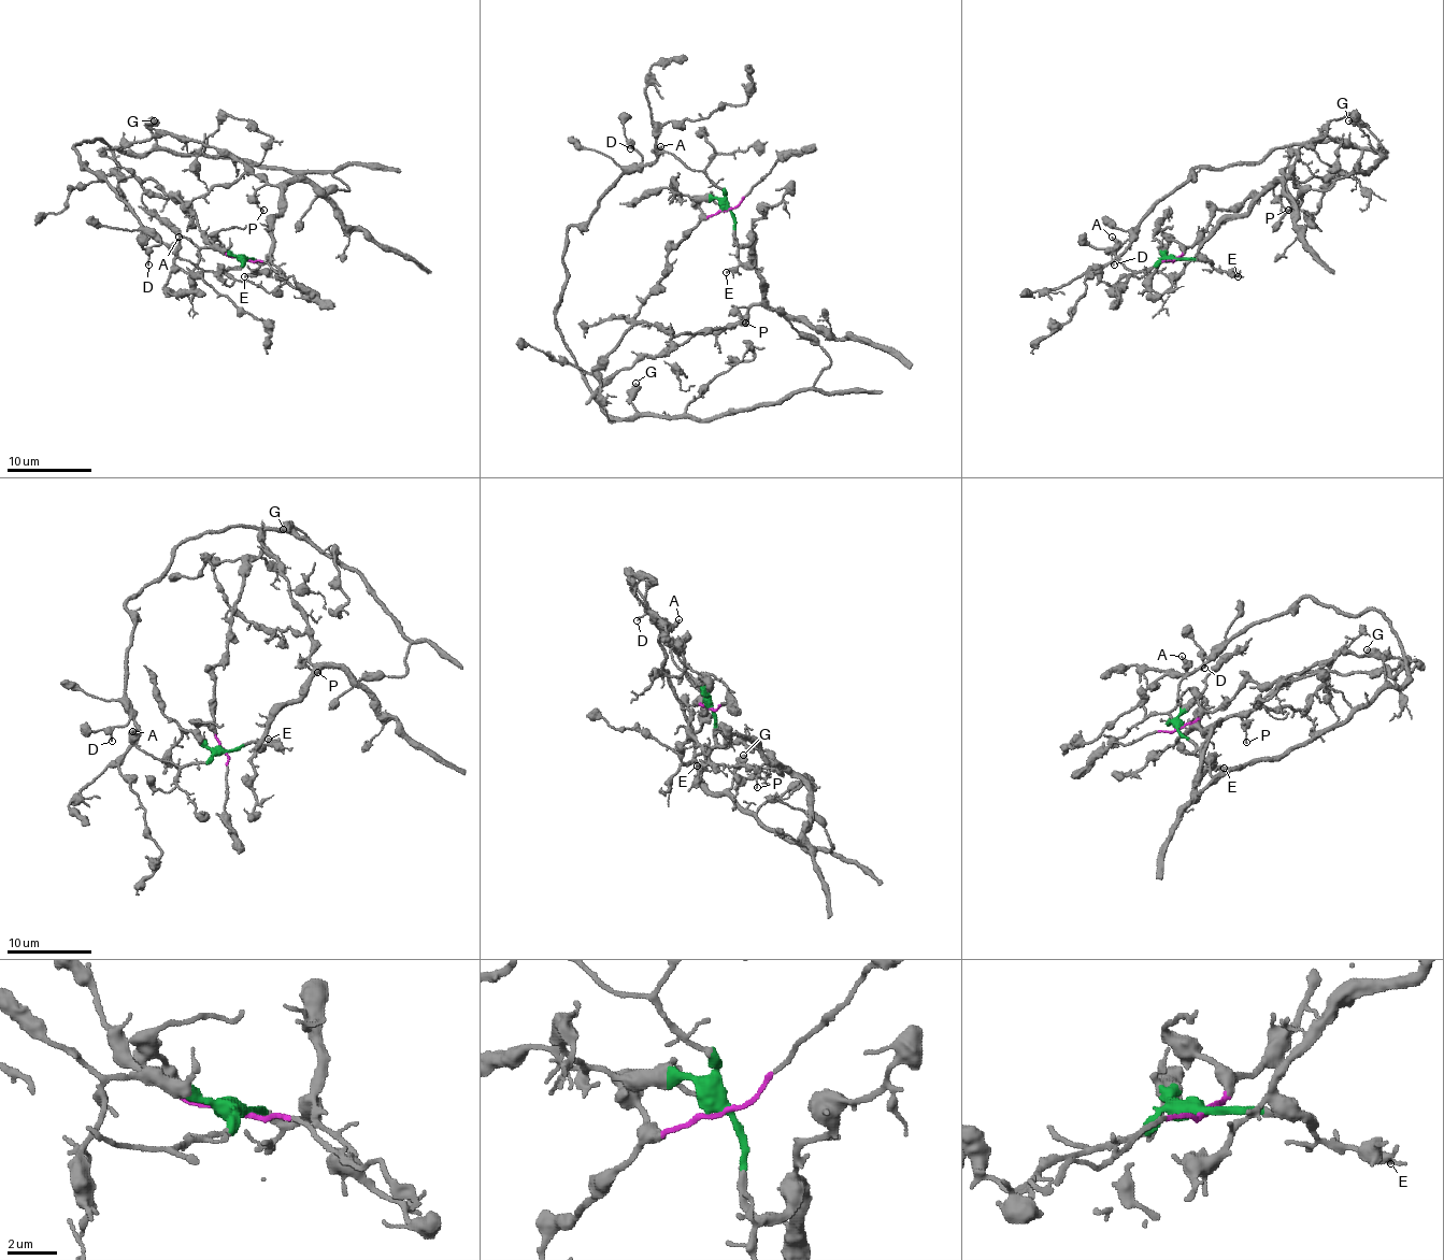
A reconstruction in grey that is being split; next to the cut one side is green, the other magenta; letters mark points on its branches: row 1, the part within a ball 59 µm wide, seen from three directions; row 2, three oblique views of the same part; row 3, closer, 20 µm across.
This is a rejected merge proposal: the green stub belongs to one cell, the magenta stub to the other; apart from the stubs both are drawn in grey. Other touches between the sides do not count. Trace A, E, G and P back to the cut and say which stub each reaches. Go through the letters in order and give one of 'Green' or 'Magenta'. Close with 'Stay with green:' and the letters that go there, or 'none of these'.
A: Green
E: Green
G: Magenta
P: Green
Stay with green: A, E, P

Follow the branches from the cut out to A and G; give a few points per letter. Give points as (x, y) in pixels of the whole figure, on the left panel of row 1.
A: (244, 259), (222, 272), (204, 272), (177, 255), (180, 235)
G: (244, 259), (224, 255), (152, 180), (118, 173), (116, 149), (145, 154), (156, 139), (154, 120)

